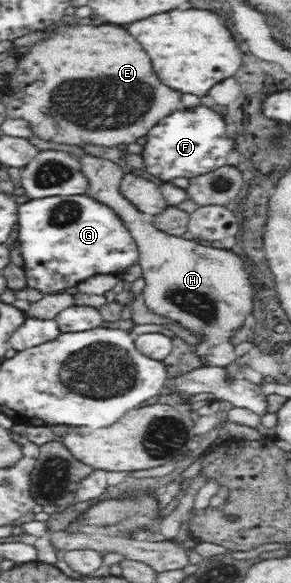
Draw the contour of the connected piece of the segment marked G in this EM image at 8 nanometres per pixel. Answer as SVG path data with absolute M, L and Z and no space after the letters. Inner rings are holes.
M56 195L42 199L29 199L18 207L20 225L20 253L24 259L23 273L26 274L26 290L40 291L42 294L62 293L77 287L96 275L120 277L128 267L139 263L139 251L134 238L123 221L105 205L86 195Z

